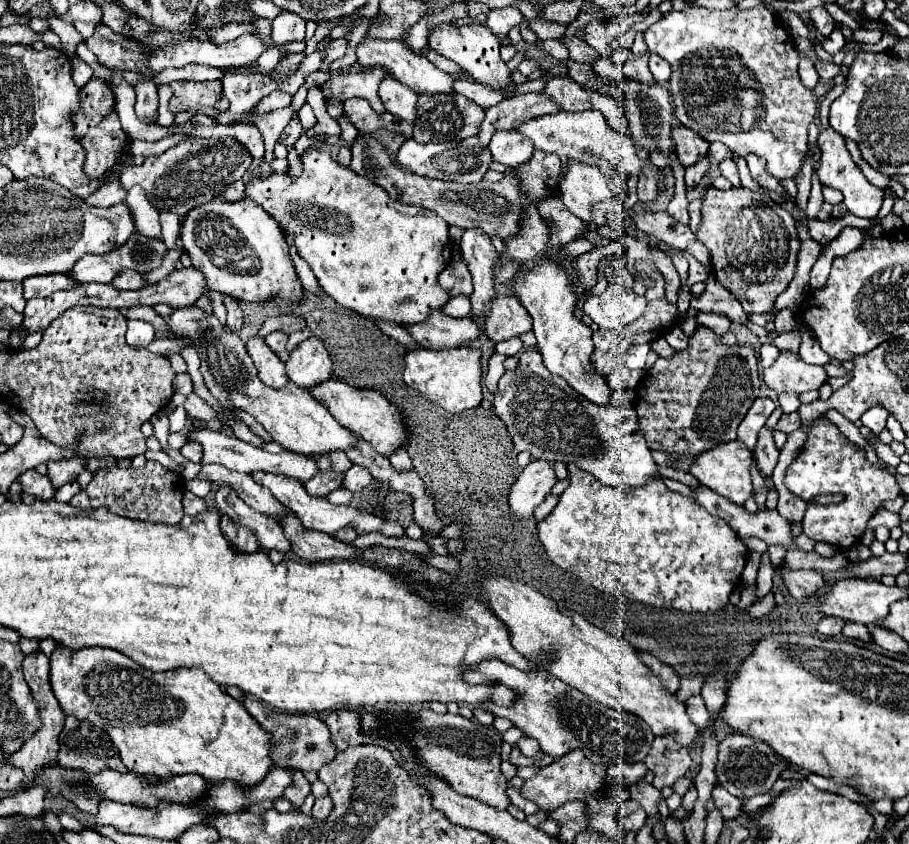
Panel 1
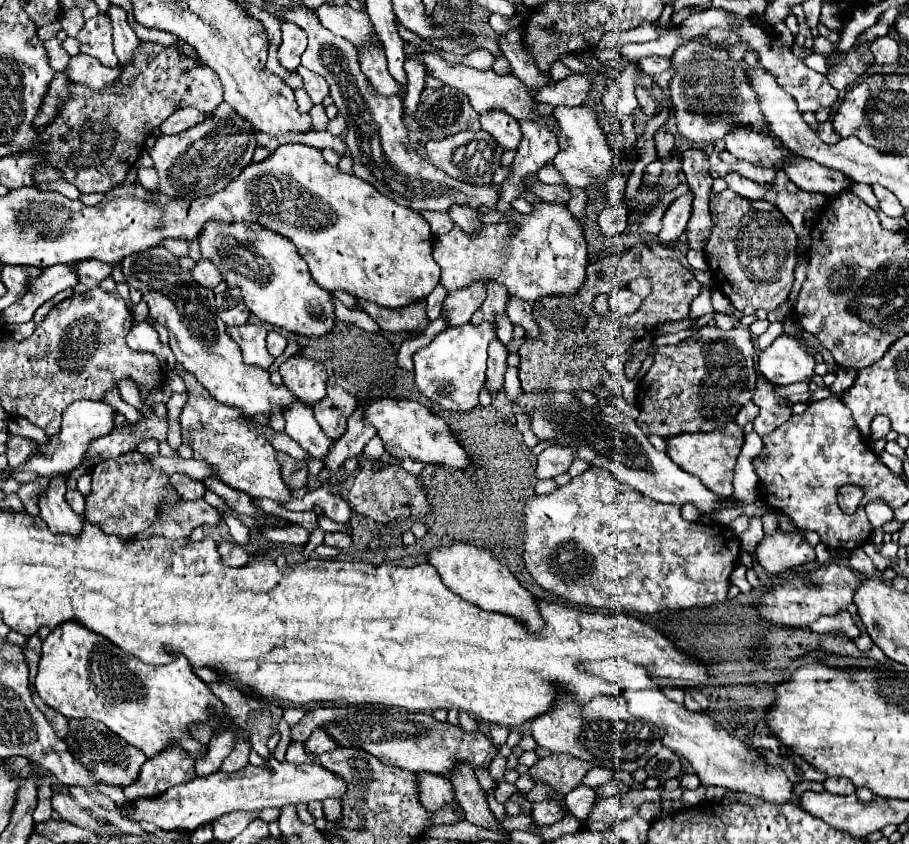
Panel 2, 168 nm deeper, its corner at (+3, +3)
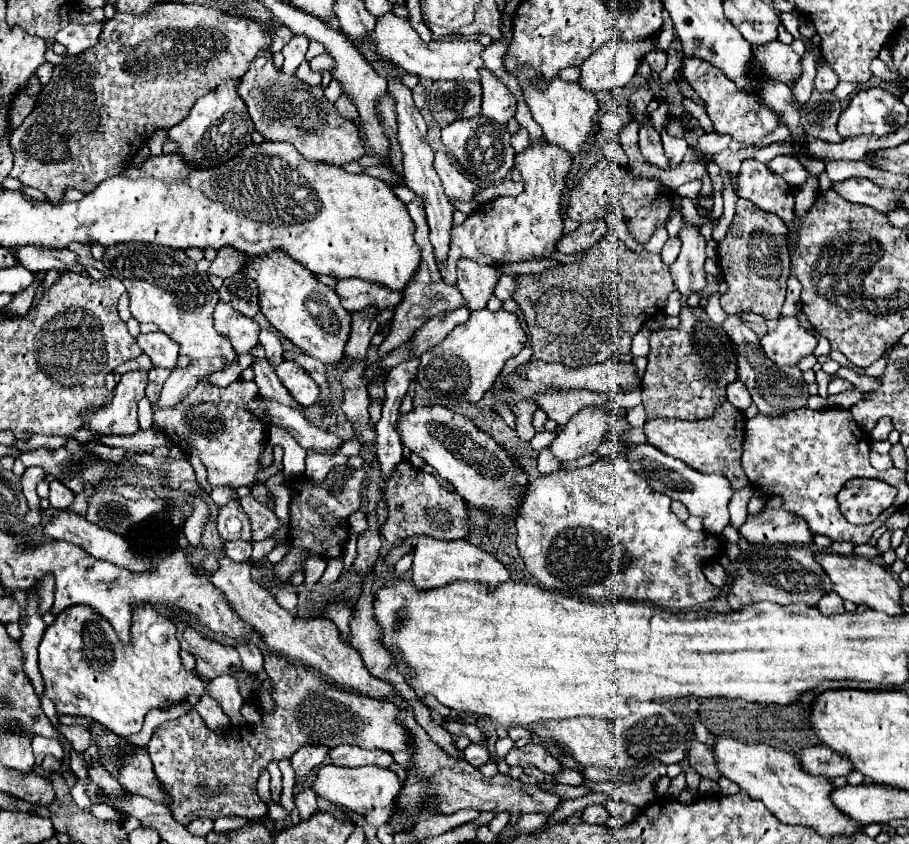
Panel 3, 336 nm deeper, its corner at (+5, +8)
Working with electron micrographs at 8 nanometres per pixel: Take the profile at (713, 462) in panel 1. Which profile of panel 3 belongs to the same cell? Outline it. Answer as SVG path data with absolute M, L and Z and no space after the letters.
M726 402L726 406L720 406L720 410L716 410L712 418L694 422L680 418L656 418L644 424L644 432L648 444L656 446L664 454L686 462L690 468L702 474L720 474L730 480L732 488L742 488L748 484L748 478L740 466L744 426L746 426L744 414L738 412L730 402Z

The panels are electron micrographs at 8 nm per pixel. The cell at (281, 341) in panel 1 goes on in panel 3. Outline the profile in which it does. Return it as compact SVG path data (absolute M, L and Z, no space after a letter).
M262 330L260 332L260 344L266 352L266 358L270 360L272 366L278 366L282 362L282 342L280 338L276 336L276 332L270 332L270 330Z

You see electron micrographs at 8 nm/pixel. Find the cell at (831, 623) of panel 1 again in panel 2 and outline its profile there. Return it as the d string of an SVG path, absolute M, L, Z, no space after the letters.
M838 611L838 615L826 615L818 619L814 625L810 625L812 631L816 633L828 633L828 631L844 631L852 639L860 635L860 629L854 625L852 617L848 611Z

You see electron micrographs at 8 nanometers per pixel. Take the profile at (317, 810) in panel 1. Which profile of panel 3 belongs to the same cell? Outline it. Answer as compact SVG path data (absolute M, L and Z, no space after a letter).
M310 788L302 790L302 792L296 796L296 808L298 808L298 812L300 812L300 820L310 818L310 816L314 814L314 810L316 810L316 794L314 794Z

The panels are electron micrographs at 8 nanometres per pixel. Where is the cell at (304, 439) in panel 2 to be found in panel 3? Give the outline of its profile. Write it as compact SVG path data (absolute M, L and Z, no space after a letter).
M256 346L256 350L252 350L252 356L256 358L254 362L254 382L258 384L260 388L260 394L268 400L268 402L280 402L280 404L286 404L286 406L294 406L296 410L306 410L306 408L300 408L296 404L296 400L292 398L292 394L288 394L288 390L284 390L284 384L278 380L274 368L270 366L270 362L266 362L266 356L264 356L264 350L262 346Z

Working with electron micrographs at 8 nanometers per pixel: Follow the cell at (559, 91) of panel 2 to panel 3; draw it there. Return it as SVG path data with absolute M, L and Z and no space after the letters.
M654 38L624 42L610 40L580 66L580 88L588 92L624 88L636 74L638 60L654 46Z

